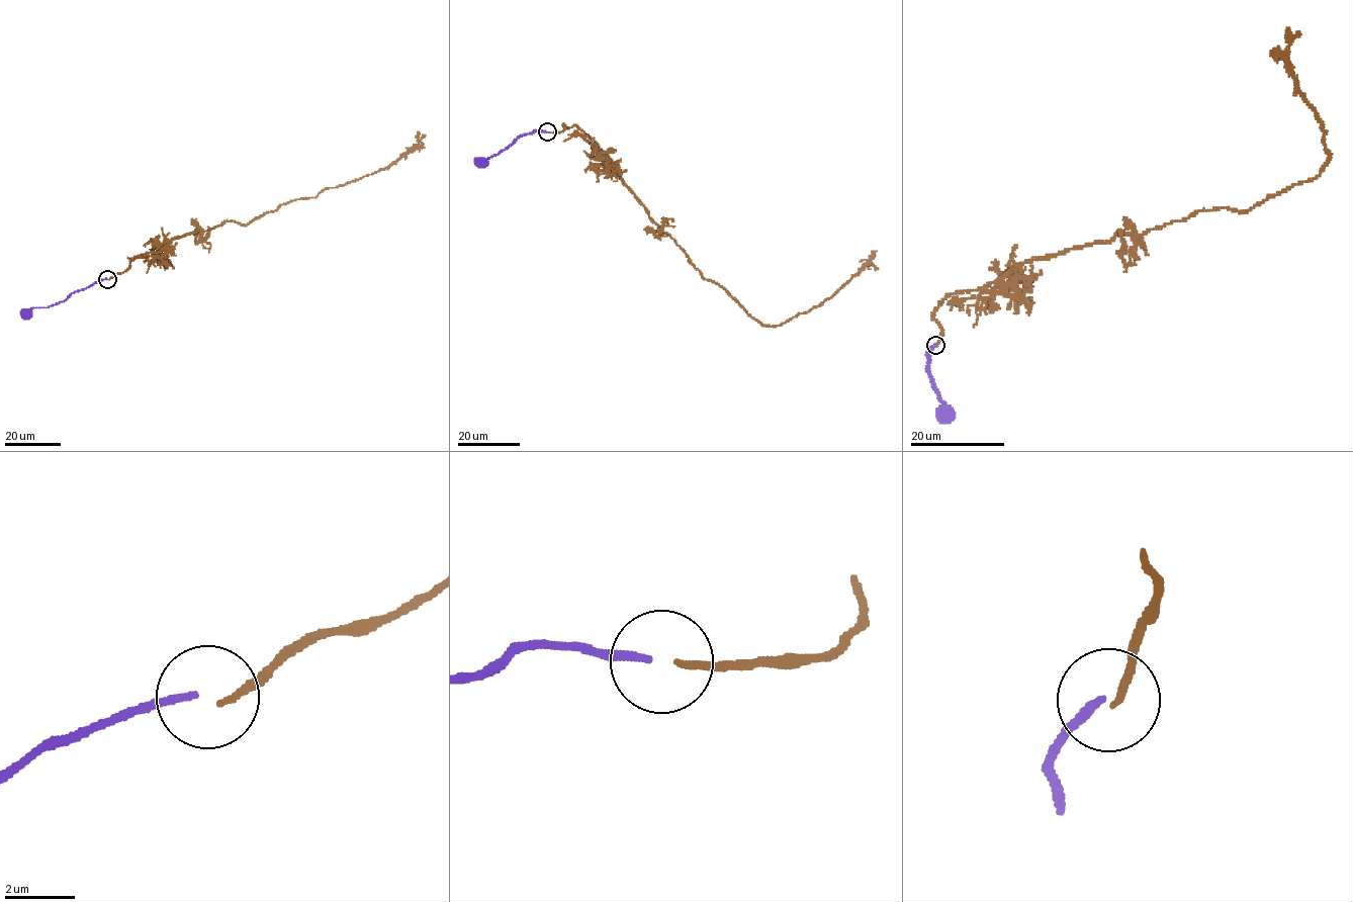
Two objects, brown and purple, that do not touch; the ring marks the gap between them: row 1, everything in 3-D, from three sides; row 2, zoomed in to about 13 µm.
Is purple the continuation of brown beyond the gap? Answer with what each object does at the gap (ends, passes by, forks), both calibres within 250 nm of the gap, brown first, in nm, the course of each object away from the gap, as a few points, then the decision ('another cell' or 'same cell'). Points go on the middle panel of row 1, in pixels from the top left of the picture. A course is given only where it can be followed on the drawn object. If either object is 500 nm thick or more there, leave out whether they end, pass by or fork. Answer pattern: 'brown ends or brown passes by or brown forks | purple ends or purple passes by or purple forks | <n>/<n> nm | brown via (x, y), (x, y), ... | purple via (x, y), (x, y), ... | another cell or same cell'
brown ends | purple ends | 180/190 nm | brown via (548, 131), (577, 125), (703, 278), (724, 287), (763, 326), (779, 326), (818, 306), (868, 262), (878, 269) | purple via (546, 131), (534, 130), (521, 136), (513, 144), (479, 163) | another cell

